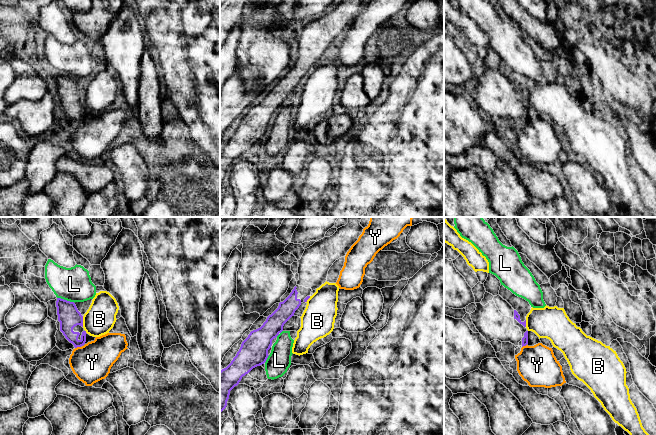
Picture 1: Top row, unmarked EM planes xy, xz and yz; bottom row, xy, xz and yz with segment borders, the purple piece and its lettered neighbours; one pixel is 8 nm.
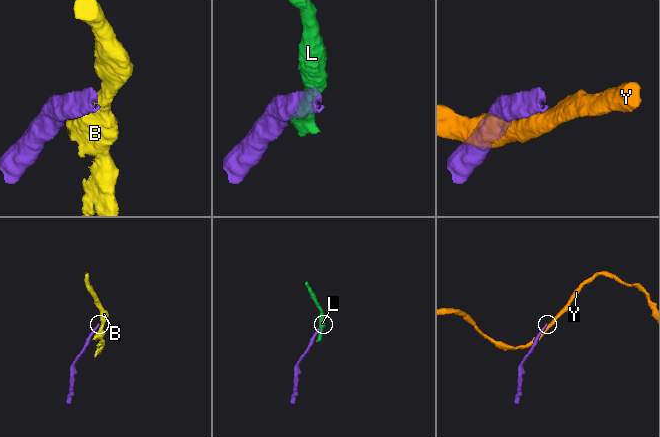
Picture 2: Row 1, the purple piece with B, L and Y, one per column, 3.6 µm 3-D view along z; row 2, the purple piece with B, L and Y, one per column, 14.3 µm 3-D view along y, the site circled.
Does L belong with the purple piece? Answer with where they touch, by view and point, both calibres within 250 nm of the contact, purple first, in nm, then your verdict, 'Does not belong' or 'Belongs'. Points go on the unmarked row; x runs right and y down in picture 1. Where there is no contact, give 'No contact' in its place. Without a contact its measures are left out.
Touches purple at xy (66, 76). Thickness 180 nm (purple) against 280 nm. Does not belong

